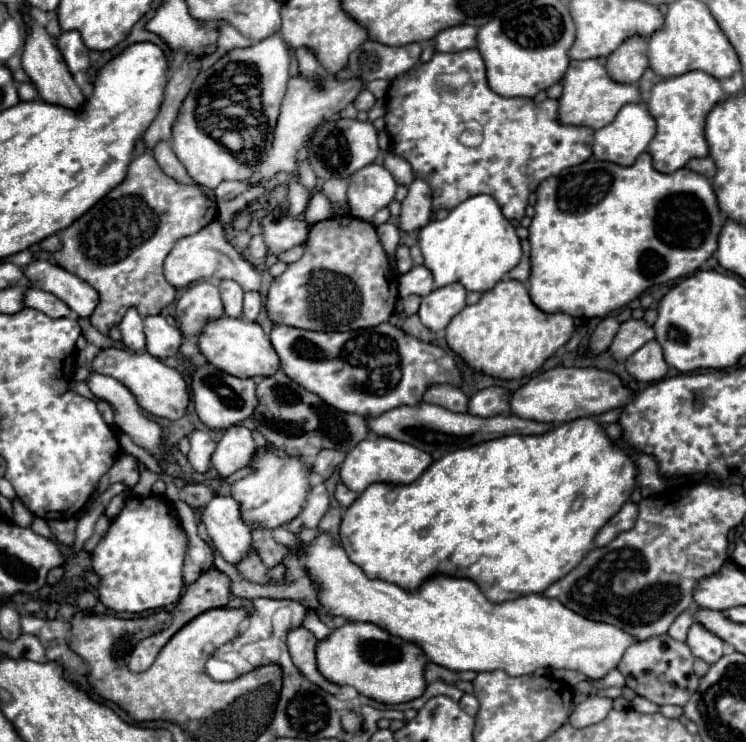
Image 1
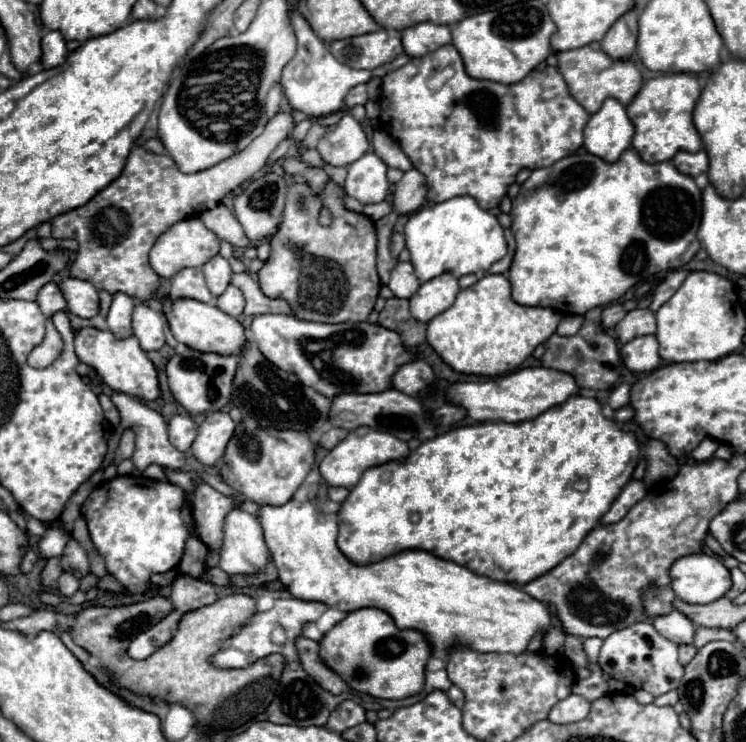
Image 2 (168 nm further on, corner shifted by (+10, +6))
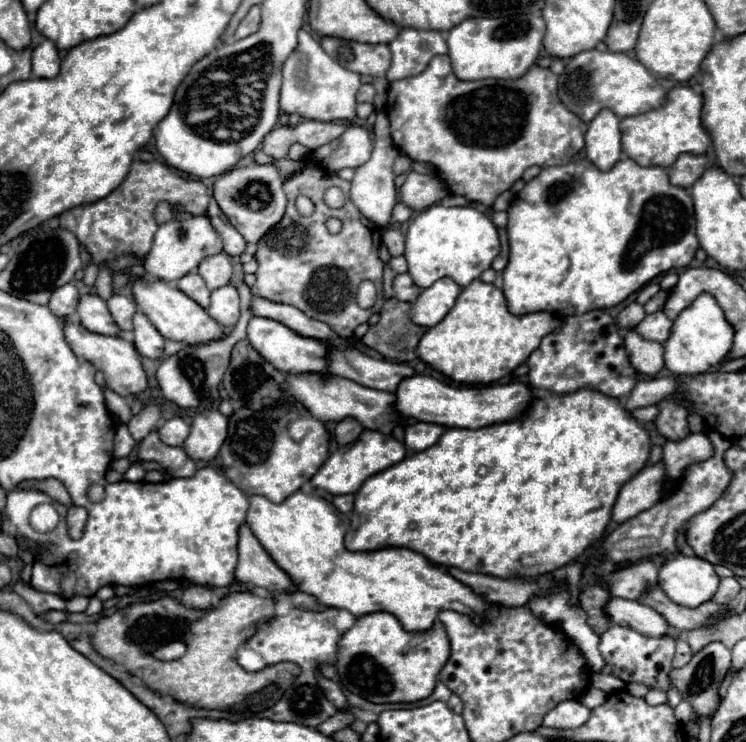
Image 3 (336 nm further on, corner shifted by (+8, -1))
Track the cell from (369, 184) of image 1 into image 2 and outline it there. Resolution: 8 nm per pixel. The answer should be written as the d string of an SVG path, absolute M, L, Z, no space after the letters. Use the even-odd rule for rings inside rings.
M374 151L364 153L358 161L348 165L344 189L350 197L364 205L384 201L390 191L390 183L386 179L386 163Z

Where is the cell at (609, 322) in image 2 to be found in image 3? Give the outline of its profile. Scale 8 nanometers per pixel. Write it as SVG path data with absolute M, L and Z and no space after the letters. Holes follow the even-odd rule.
M632 302L630 306L626 306L620 314L618 314L618 318L616 318L616 324L618 326L622 326L622 328L634 328L642 318L646 316L646 312L644 312L644 308L640 306L640 304L636 304L636 302Z

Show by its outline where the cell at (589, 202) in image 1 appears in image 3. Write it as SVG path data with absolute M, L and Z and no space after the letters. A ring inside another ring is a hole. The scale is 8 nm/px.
M574 160L566 166L556 168L544 168L534 180L530 180L522 192L518 194L516 202L508 208L508 238L510 238L510 262L504 268L504 296L508 300L508 310L512 314L530 314L530 312L552 312L560 316L578 316L590 310L604 310L612 308L620 302L624 302L632 292L640 290L646 282L656 278L658 274L664 274L668 270L680 270L688 266L698 250L698 238L696 238L696 220L694 220L694 208L692 208L692 196L688 188L672 186L668 180L668 174L664 168L656 166L638 166L634 160L620 160L612 170L600 172L590 160Z

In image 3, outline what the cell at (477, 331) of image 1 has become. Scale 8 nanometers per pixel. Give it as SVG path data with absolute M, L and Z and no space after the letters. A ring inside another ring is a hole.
M474 280L462 290L446 318L422 336L418 344L418 356L434 370L450 376L456 382L492 384L524 364L540 346L540 340L558 326L560 320L550 312L534 312L528 316L510 314L500 288L482 280Z

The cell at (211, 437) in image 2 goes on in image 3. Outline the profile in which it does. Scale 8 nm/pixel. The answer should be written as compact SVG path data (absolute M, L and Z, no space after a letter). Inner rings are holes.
M204 410L194 416L184 450L192 460L212 462L228 436L228 418L218 410Z

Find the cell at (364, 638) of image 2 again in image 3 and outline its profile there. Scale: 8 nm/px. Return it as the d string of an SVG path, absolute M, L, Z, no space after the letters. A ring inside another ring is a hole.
M372 612L360 616L338 642L336 670L342 686L370 702L418 702L432 694L436 676L450 656L444 624L436 622L426 632L406 632L396 616Z

